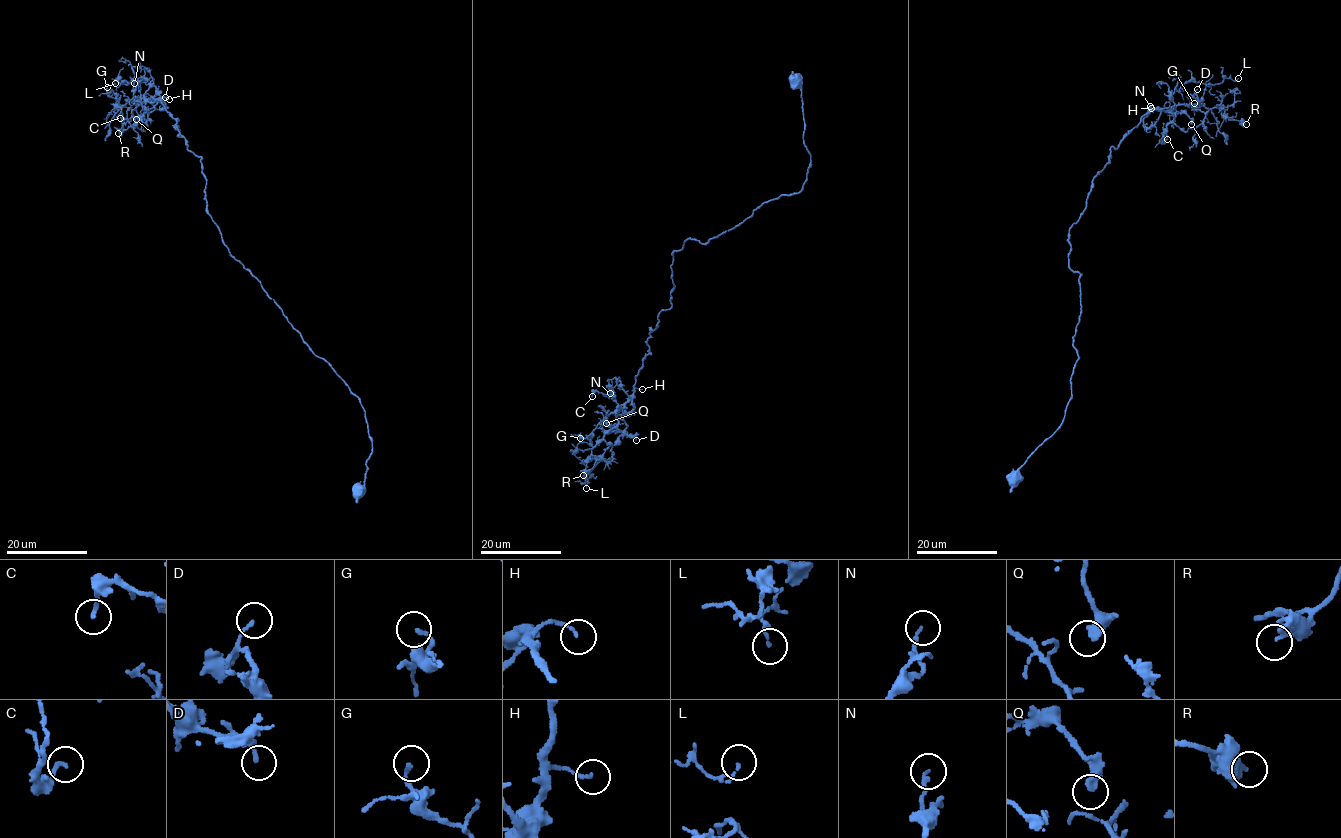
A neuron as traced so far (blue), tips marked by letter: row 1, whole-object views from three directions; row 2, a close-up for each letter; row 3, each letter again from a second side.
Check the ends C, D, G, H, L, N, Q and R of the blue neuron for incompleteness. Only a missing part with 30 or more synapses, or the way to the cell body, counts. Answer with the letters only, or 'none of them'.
none of them

